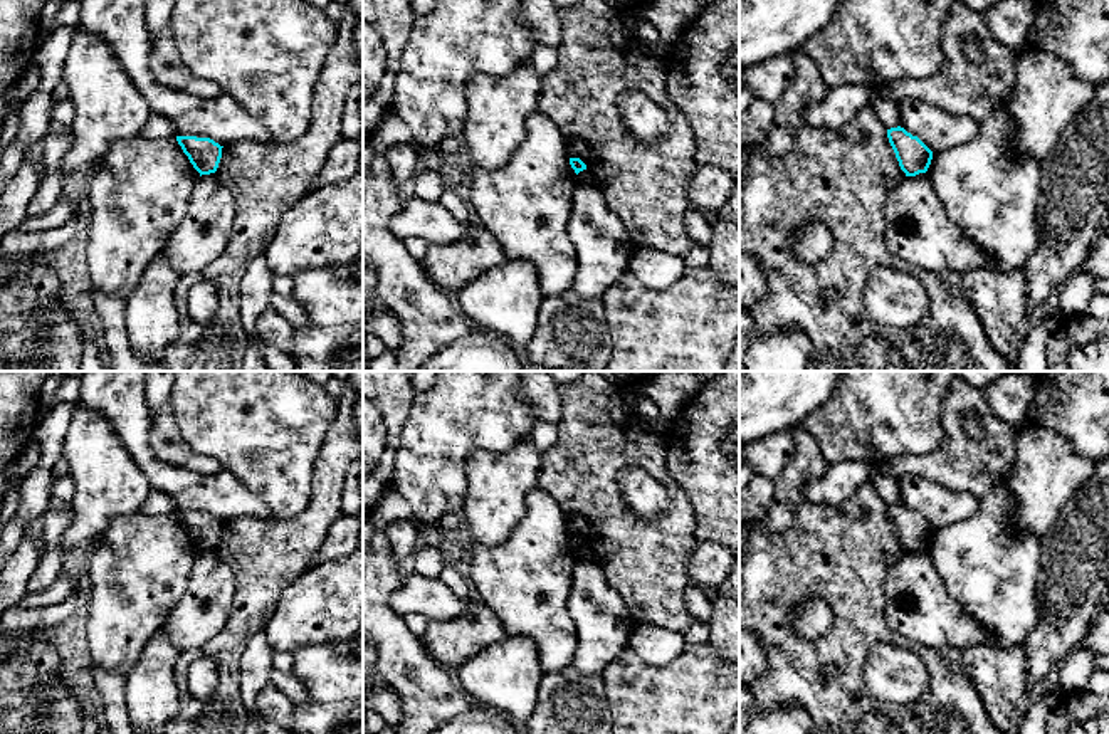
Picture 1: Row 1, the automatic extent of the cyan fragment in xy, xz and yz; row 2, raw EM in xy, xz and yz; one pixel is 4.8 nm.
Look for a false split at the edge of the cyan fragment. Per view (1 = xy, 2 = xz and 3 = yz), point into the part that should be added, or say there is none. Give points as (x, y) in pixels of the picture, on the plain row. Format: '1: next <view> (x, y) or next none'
1: next none
2: next none
3: next none

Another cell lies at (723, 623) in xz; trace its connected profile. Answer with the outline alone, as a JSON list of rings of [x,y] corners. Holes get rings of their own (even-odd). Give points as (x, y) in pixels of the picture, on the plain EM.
[[[739,549],[731,573],[717,590],[707,620],[709,645],[726,660],[739,663]]]

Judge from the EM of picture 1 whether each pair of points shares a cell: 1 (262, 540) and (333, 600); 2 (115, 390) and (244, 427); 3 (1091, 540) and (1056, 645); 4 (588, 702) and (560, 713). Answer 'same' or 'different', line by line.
1: different
2: different
3: same
4: same

